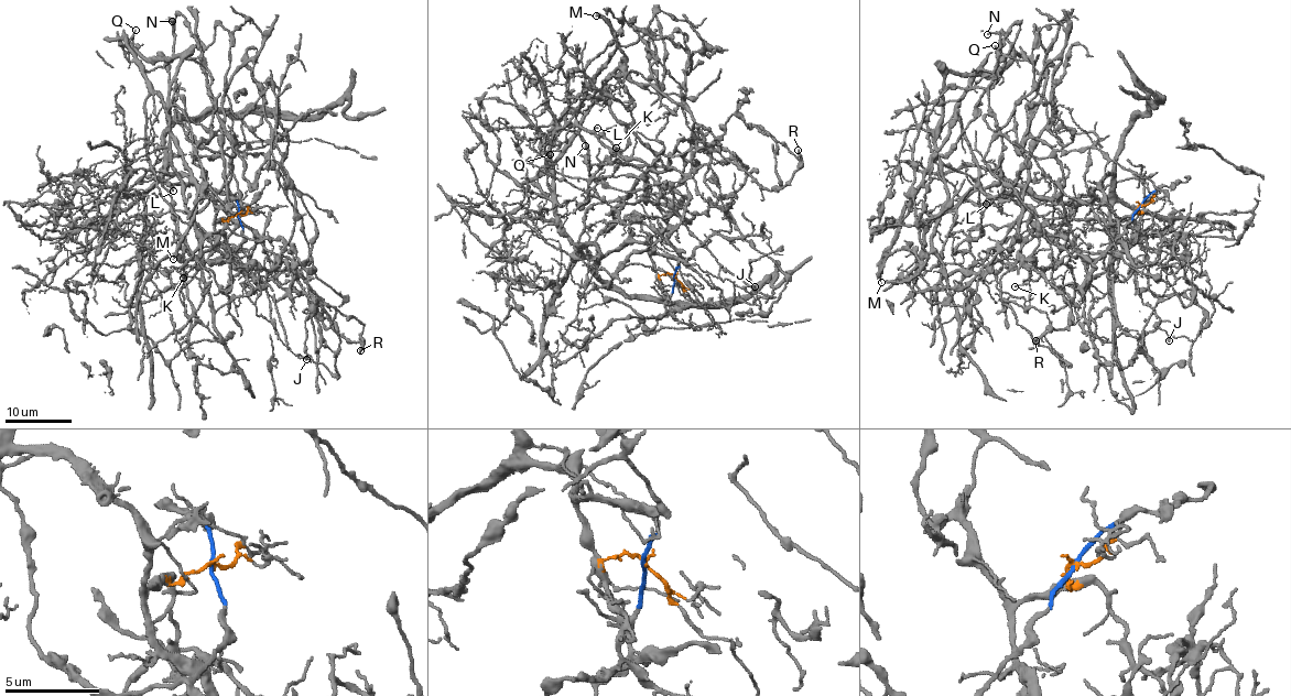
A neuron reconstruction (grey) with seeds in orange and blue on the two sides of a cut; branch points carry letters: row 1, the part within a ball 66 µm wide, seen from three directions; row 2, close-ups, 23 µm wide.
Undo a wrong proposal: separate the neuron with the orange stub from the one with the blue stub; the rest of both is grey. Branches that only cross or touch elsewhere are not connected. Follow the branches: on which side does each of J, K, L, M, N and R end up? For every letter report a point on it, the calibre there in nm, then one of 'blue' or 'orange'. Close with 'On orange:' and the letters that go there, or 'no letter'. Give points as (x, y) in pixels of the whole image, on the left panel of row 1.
J: place (306, 359); calibre 160 nm; orange
K: place (183, 278); calibre 150 nm; blue
L: place (173, 191); calibre 140 nm; blue
M: place (173, 259); calibre 220 nm; blue
N: place (172, 21); calibre 200 nm; blue
R: place (360, 350); calibre 180 nm; blue
On orange: J

